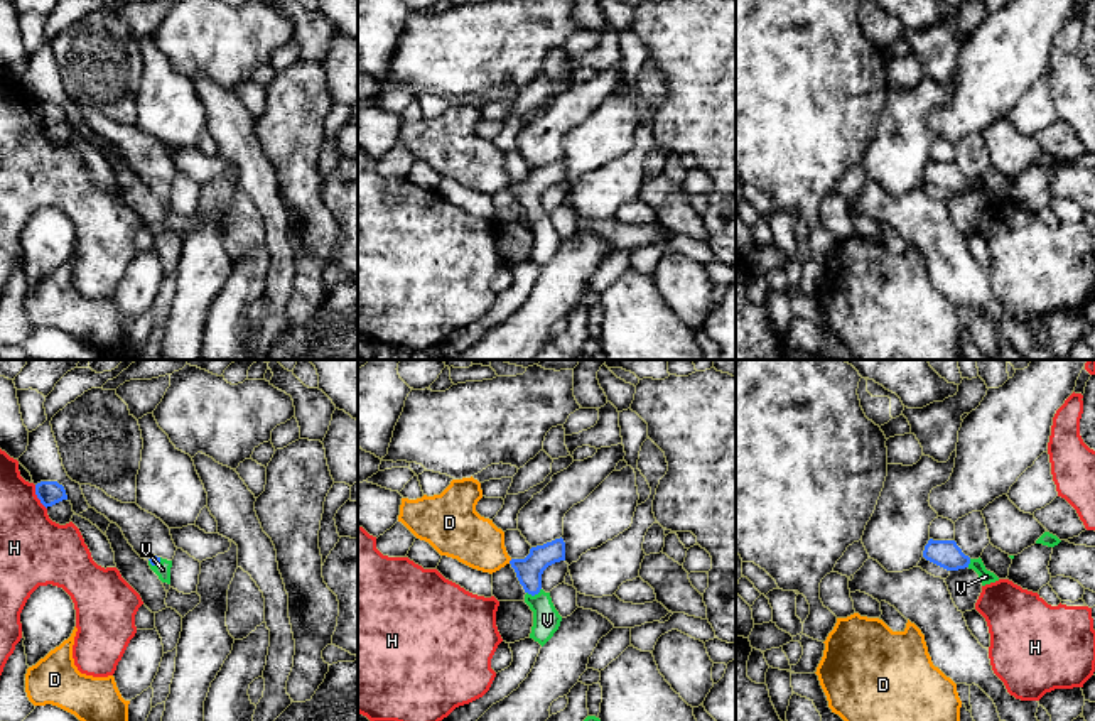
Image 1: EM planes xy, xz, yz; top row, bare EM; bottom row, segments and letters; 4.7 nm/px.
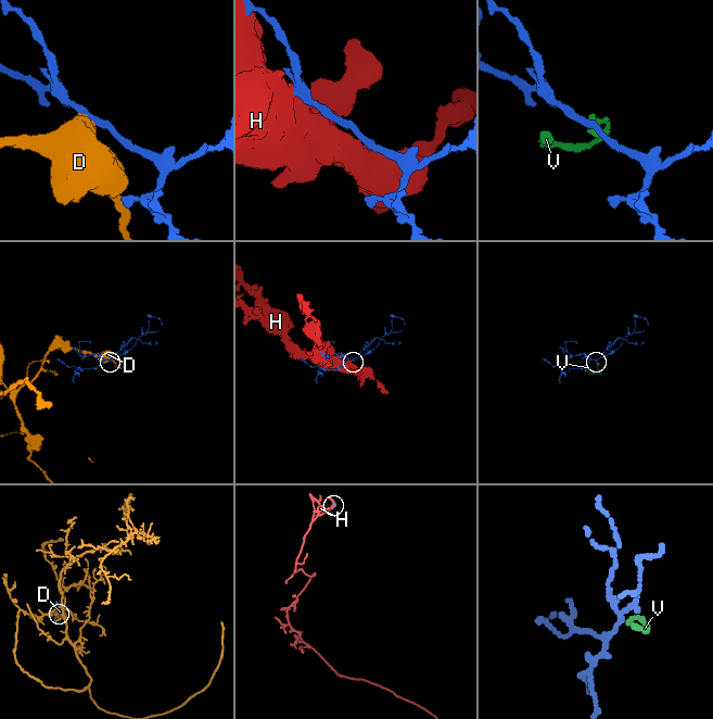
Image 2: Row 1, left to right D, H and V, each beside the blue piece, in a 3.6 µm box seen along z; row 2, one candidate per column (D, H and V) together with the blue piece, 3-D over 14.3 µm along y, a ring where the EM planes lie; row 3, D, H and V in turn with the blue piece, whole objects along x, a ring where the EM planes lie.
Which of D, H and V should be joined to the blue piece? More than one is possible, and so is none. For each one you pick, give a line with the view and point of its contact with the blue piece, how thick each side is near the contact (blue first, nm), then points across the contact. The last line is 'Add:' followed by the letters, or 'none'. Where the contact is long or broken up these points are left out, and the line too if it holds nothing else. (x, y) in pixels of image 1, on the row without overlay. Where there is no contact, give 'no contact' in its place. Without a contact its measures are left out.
V: meets blue in xz at (534, 216); 130 nm thick on the blue side, 130 nm on the other; runs through xz (528, 193), (534, 216), (547, 242)
Add: V

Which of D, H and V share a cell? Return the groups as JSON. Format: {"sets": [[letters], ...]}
{"sets": [["D"], ["H"], ["V"]]}

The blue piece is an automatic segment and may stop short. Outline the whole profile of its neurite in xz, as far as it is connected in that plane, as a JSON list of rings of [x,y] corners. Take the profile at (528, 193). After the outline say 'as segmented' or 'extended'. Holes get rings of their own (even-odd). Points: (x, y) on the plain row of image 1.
[[[562,159],[543,167],[531,169],[525,181],[510,182],[526,214],[525,225],[533,233],[530,260],[538,263],[542,268],[553,258],[562,243],[562,238],[552,225],[550,214],[542,211],[542,196],[548,187],[560,182],[565,182],[565,164]]] | extended

